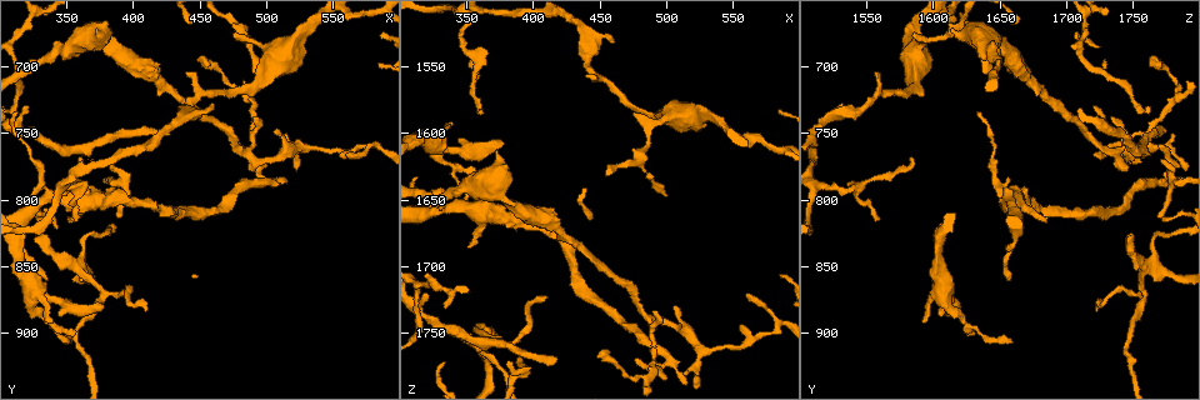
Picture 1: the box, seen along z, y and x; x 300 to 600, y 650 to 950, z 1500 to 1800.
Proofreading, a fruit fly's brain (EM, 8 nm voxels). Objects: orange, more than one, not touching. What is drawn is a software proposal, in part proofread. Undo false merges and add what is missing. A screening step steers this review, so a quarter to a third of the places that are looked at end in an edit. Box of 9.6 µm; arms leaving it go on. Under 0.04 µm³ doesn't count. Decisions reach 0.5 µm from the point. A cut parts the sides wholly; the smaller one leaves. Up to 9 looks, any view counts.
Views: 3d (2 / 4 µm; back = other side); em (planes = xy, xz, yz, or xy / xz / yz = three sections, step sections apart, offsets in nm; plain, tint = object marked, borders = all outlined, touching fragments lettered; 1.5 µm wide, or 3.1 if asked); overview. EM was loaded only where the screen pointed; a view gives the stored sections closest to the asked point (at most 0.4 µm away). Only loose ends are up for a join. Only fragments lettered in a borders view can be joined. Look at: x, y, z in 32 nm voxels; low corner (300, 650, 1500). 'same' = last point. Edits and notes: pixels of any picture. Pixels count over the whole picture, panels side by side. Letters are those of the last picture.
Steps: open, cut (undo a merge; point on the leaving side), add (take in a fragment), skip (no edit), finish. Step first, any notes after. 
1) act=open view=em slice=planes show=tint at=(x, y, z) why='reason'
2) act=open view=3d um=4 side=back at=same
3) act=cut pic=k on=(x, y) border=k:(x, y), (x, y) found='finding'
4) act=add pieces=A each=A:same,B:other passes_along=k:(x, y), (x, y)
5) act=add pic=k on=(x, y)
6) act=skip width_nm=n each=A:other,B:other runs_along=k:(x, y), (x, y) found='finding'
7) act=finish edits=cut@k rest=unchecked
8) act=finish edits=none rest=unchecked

act=open view=em slice=yz step=4 show=tint at=(526, 674, 1586) why='calibre changes'

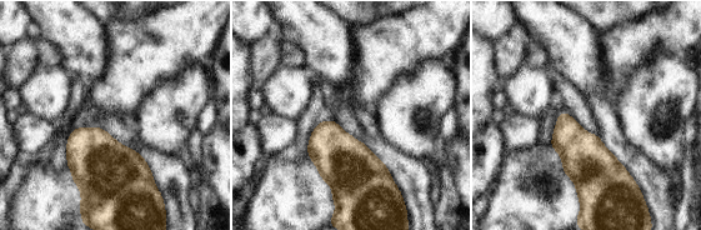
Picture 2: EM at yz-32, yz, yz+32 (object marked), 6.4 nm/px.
act=open view=em slice=planes show=tint at=same

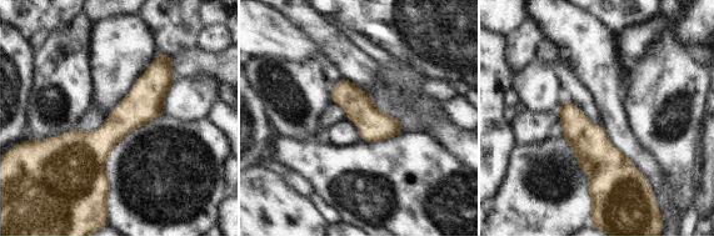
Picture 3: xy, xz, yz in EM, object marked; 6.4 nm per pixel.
act=open view=em slice=planes show=borders at=same why='what lies round it'

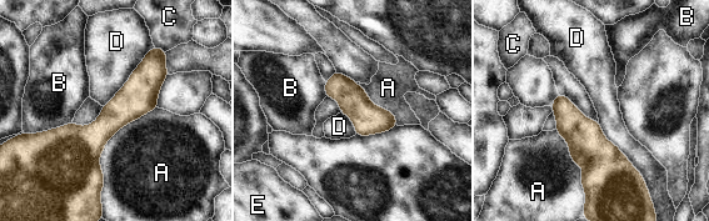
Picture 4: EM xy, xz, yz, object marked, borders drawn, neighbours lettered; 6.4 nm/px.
act=skip longest_contact=A:700nm each=A:other,B:other,C:other,D:other,E:other found='continuous, no second cell'

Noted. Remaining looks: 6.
act=open view=em slice=planes show=plain at=(420, 710, 1674) why='thick turns thin'

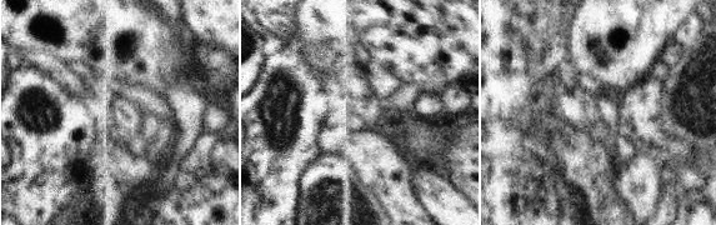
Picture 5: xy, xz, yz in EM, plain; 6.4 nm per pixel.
act=open view=em slice=planes show=borders at=same why='see the neighbours'

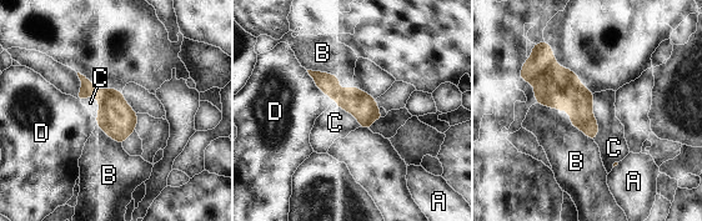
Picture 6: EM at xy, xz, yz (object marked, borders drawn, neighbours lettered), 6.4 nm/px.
act=skip each=A:other,B:other,C:other,D:other runs_along=6:(314, 74), (341, 98), (377, 116) found='continuous, no second cell'

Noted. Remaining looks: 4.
act=open view=3d um=4 side=back at=(334, 862, 1656) why='an open end'

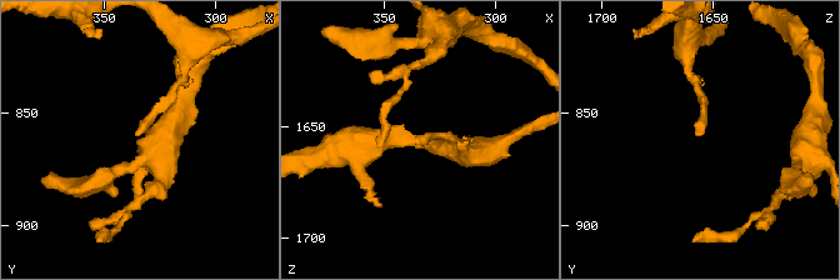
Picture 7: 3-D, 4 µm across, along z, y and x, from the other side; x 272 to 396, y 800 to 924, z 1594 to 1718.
act=open view=em slice=xy step=4 show=borders at=(335, 861, 1655)

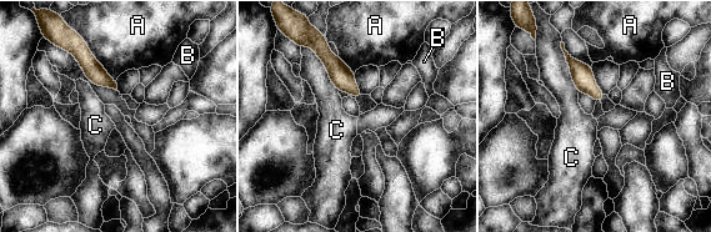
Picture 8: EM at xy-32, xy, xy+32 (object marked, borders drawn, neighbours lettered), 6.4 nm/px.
act=skip each=A:other,B:other,C:other runs_along=8:(315, 44), (357, 94) found='no lettered fragment goes on from it'

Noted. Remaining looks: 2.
act=open view=em slice=xy step=4 show=borders at=(326, 828, 1746) why='free end'

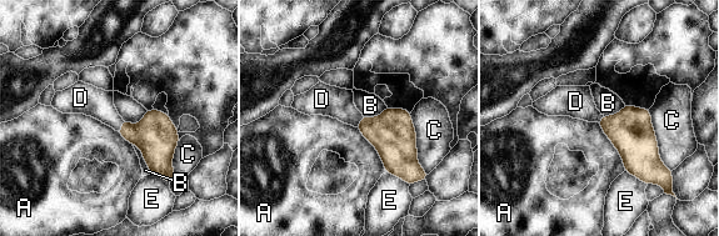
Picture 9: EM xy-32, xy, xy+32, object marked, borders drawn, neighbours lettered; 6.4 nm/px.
act=open view=em slice=planes show=borders at=same why='cut it another way'

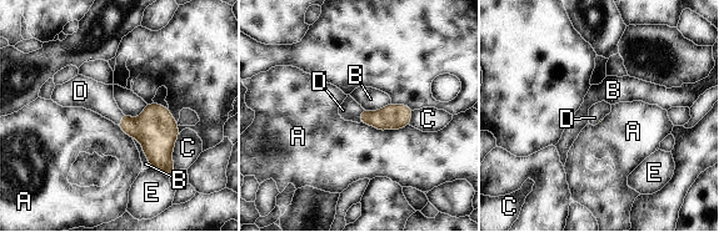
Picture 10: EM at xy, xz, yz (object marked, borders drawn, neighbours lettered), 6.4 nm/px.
act=add pieces=D each=A:other,B:other,C:other,D:same,E:other passes_along=10:(393, 116), (360, 115), (350, 110) found='the cell continues'

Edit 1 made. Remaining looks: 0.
act=finish edits=add@10 rest=unchecked

